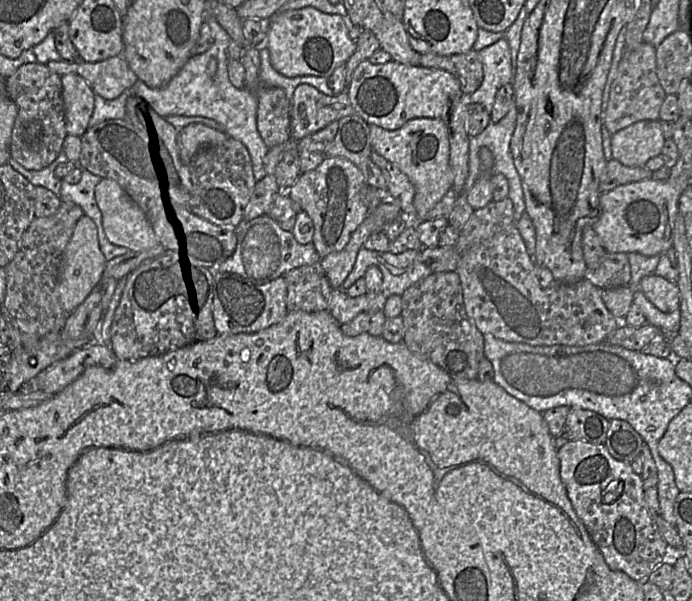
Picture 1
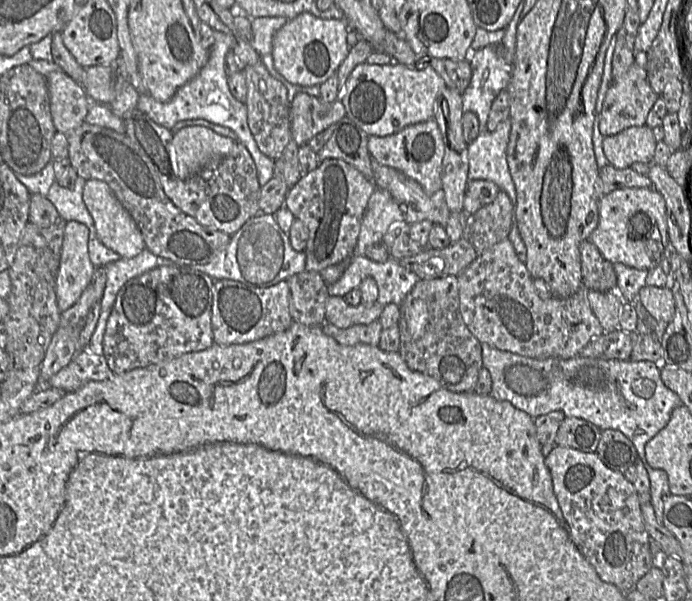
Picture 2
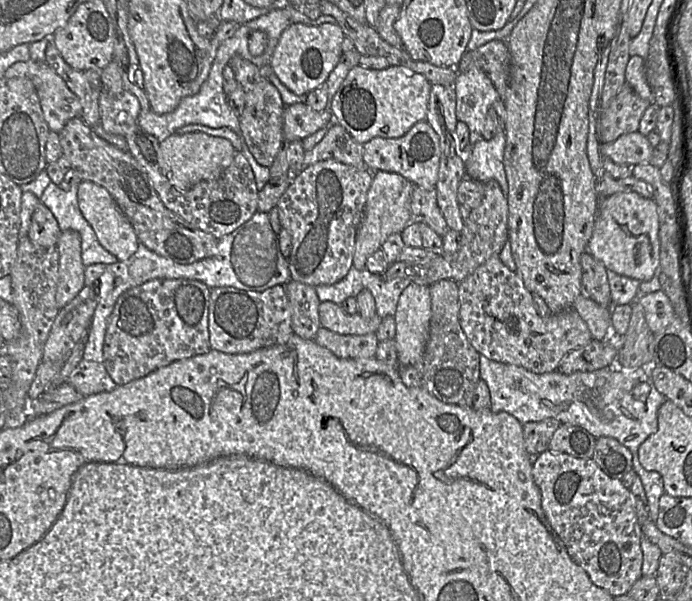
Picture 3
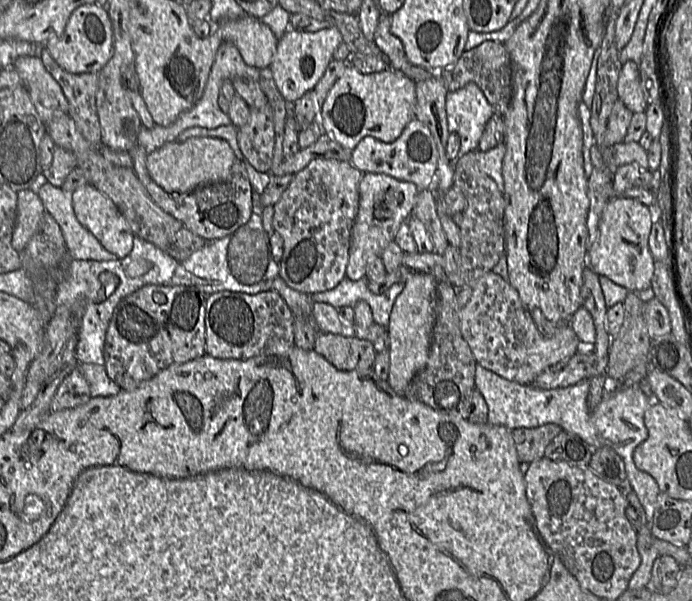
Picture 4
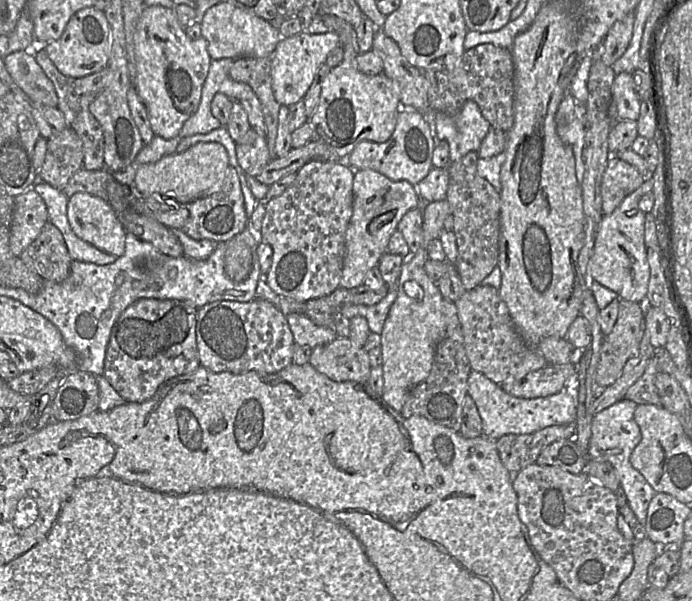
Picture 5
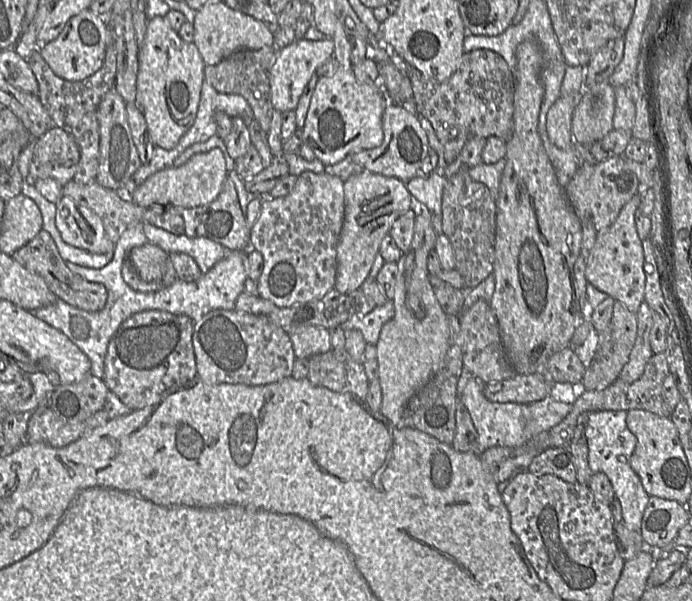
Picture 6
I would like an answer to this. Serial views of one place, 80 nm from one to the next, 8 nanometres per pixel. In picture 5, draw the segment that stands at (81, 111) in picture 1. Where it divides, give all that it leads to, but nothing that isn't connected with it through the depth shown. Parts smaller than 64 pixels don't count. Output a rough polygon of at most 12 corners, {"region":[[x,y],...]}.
{"region":[[30,49],[3,62],[33,103],[57,108],[54,85]]}

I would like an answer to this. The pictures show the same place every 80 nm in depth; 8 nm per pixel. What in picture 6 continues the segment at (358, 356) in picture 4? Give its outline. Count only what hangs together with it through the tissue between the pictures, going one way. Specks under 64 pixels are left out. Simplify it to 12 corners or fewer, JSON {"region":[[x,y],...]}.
{"region":[[344,348],[308,359],[314,386],[366,402],[363,363]]}

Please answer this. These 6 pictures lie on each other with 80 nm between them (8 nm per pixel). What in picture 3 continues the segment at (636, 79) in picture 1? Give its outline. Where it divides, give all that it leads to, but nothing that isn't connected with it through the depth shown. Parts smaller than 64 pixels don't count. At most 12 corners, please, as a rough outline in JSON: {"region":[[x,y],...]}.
{"region":[[625,83],[599,112],[597,136],[610,143],[638,131],[653,101]]}

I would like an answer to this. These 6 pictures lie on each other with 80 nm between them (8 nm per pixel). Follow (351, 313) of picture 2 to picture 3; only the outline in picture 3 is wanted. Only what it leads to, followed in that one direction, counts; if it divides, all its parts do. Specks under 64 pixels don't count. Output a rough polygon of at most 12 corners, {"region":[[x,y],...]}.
{"region":[[320,302],[320,326],[341,335],[375,333],[377,314],[365,319],[340,304]]}

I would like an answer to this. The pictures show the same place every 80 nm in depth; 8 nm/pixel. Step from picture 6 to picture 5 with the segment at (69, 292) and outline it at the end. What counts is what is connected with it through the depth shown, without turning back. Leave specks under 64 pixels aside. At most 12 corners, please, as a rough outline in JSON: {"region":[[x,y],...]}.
{"region":[[49,221],[18,258],[44,281],[61,282],[71,259]]}

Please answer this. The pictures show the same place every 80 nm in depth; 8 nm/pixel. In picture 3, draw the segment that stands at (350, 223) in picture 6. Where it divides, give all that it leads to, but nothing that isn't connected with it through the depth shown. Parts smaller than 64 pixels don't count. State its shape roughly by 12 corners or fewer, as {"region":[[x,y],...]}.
{"region":[[374,171],[353,267],[411,221],[414,183]]}

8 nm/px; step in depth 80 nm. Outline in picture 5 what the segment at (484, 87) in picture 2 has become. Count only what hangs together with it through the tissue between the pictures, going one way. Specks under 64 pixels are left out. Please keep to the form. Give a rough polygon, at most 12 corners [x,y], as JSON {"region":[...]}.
{"region":[[477,103],[426,119],[450,164],[477,152],[491,127]]}

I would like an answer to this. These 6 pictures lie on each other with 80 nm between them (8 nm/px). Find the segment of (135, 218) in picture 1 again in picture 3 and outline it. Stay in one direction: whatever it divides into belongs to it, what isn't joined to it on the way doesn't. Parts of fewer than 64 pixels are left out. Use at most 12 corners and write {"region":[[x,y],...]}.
{"region":[[104,187],[77,200],[99,243],[120,261],[137,251],[133,226]]}

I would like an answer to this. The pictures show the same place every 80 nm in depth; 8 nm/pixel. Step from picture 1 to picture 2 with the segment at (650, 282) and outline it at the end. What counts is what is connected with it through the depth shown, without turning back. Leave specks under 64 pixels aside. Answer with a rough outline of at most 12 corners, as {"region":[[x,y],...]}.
{"region":[[644,285],[637,300],[660,326],[672,320],[671,289]]}

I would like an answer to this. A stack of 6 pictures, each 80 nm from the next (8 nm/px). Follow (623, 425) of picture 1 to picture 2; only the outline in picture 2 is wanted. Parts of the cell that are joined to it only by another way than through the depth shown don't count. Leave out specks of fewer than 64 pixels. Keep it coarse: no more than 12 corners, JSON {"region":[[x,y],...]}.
{"region":[[619,430],[602,431],[596,454],[624,473],[638,459]]}

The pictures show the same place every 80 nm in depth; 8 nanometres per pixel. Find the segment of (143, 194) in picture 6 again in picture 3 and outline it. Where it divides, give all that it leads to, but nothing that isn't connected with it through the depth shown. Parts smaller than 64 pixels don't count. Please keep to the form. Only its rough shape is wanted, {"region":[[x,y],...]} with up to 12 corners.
{"region":[[203,132],[160,143],[163,174],[178,189],[217,178],[235,148]]}

